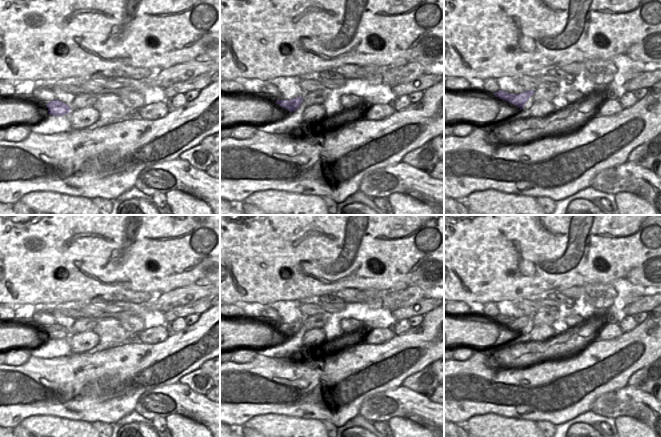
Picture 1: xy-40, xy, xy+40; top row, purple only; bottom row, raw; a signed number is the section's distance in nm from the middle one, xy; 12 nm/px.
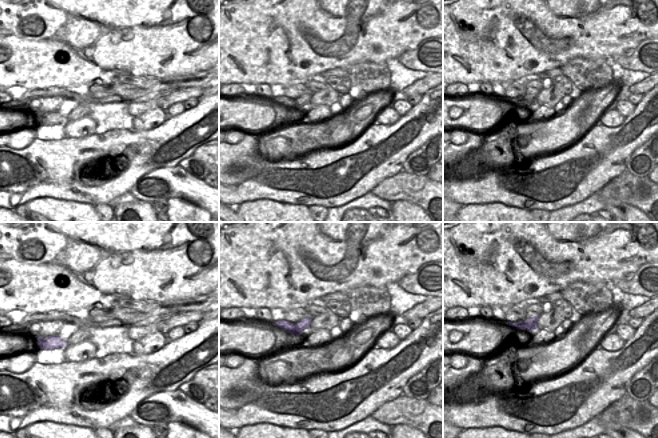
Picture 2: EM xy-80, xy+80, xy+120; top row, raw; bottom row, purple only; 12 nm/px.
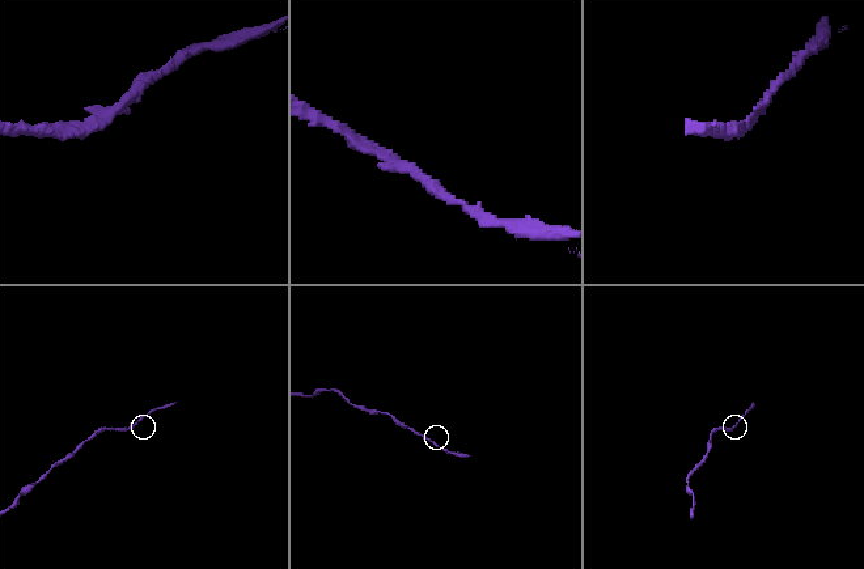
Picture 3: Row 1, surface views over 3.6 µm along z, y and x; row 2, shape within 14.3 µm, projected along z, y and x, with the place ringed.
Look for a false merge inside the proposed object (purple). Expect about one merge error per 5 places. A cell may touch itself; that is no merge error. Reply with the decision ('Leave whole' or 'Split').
Leave whole

